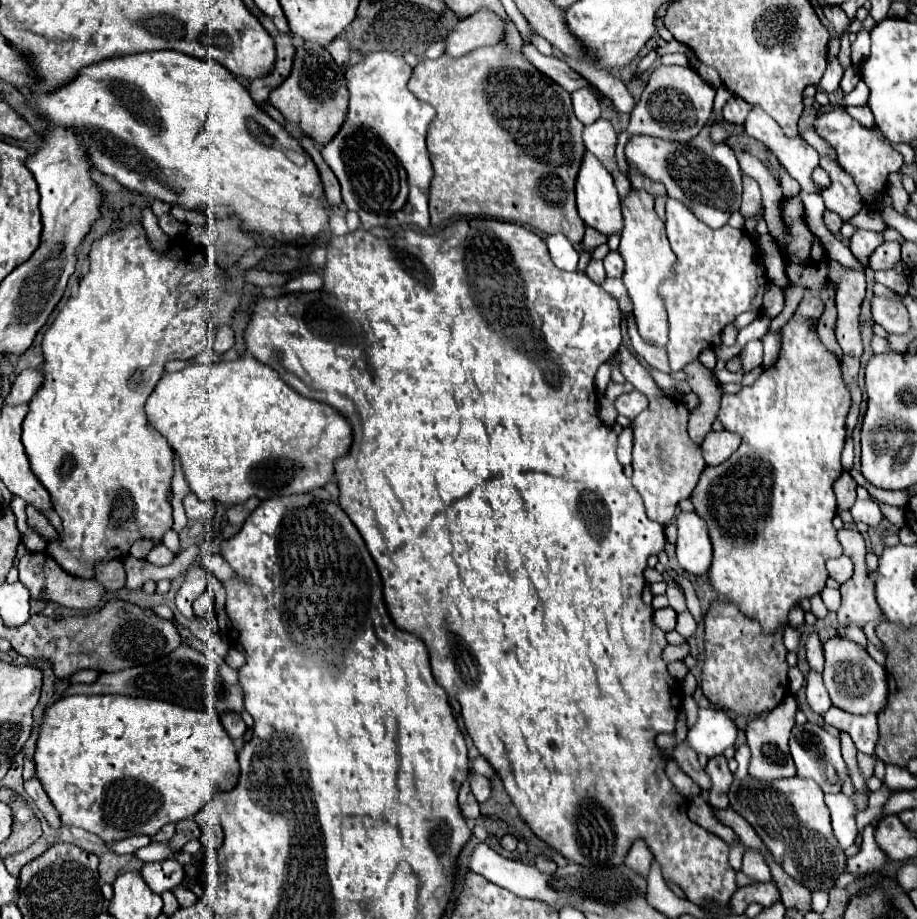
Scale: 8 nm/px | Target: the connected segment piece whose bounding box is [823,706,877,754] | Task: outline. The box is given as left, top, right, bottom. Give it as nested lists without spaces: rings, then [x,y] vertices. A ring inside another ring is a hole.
[[[831,706],[823,714],[823,722],[841,732],[847,732],[859,752],[873,754],[875,744],[877,744],[877,716],[875,714],[855,716],[855,714],[849,714]]]

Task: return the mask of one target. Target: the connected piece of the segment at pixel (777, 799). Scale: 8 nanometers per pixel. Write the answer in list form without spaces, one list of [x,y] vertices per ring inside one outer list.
[[[745,776],[743,780],[733,780],[729,792],[729,804],[731,808],[741,814],[753,828],[759,832],[759,838],[771,852],[773,860],[799,884],[803,884],[809,890],[829,890],[835,882],[835,878],[843,872],[845,864],[845,854],[841,846],[835,840],[833,828],[831,828],[831,818],[829,818],[829,808],[823,802],[823,790],[815,780],[805,780],[805,778],[781,778],[773,782],[761,782],[757,778]]]

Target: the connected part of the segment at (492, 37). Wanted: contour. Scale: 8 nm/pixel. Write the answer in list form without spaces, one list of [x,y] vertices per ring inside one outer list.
[[[489,10],[463,18],[445,38],[445,54],[461,58],[475,48],[497,44],[503,38],[503,22]]]

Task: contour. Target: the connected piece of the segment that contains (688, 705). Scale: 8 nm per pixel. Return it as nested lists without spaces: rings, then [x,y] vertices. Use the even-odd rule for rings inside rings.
[[[685,696],[685,700],[683,700],[683,710],[685,710],[685,714],[687,714],[687,730],[689,730],[689,728],[693,728],[693,724],[697,722],[697,710],[699,710],[697,702],[693,700],[693,696]]]

